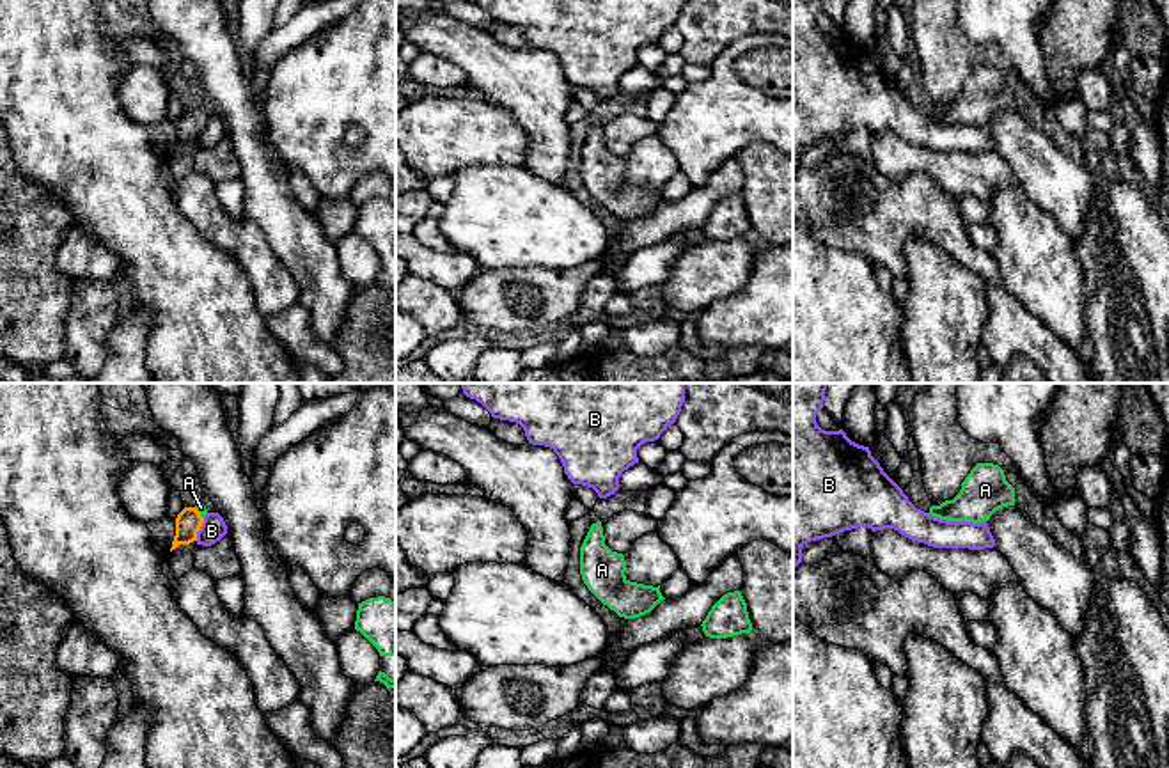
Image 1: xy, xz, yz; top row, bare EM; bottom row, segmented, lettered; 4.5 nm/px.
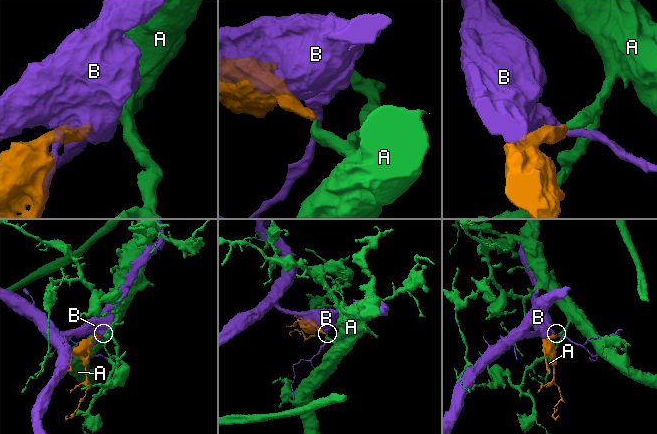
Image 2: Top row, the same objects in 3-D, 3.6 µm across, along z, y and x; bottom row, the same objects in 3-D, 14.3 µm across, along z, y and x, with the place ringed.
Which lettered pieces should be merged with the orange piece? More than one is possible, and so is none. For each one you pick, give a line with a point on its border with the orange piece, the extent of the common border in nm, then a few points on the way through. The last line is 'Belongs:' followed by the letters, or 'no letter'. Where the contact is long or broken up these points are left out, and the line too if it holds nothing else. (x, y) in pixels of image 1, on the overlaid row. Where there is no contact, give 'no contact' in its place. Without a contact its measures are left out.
A: meets orange in xy at (199, 513); contact 70 nm long; runs through xy (188, 522), (199, 513), (201, 508)
Belongs: A

